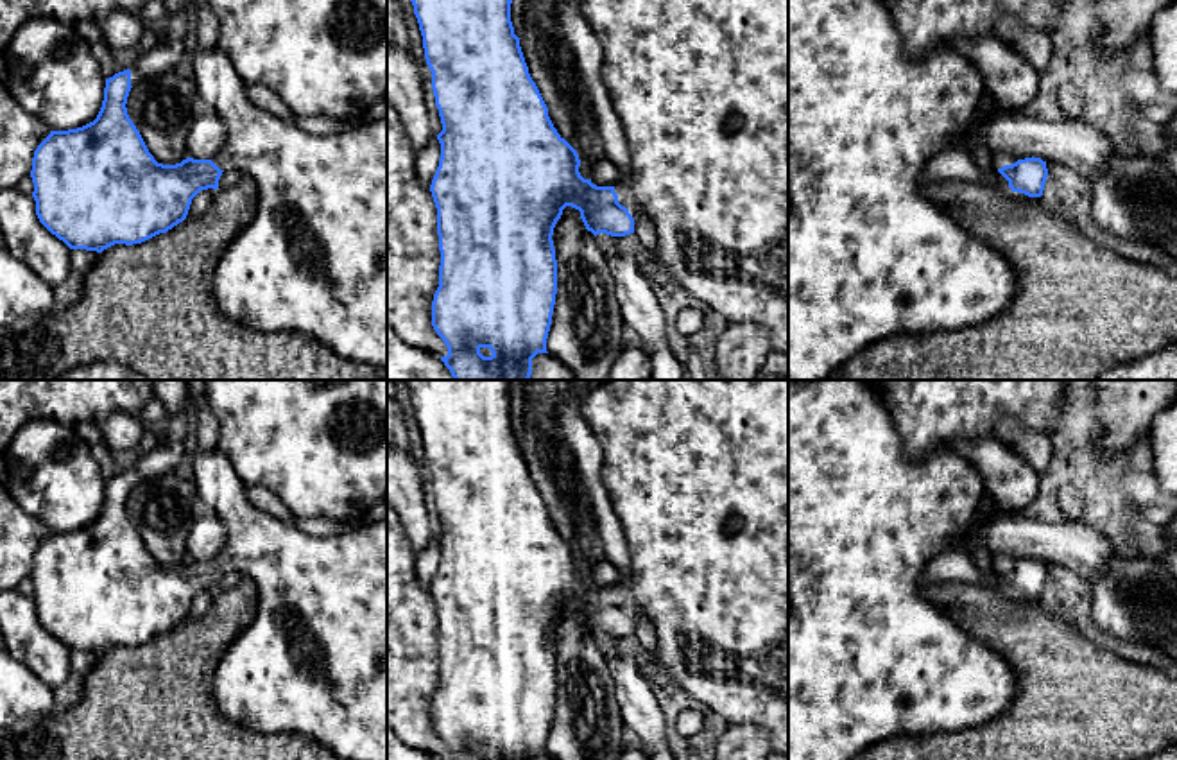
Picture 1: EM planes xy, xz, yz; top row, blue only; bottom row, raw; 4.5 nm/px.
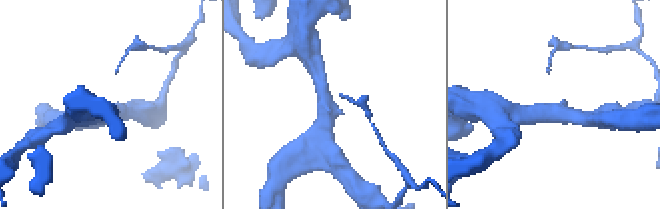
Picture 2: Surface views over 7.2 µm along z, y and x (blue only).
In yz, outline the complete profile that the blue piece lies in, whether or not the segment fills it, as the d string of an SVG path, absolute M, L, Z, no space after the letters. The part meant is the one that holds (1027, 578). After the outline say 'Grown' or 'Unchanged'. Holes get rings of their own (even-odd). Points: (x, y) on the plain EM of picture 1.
M1007 554L992 557L992 568L1009 583L1012 593L1041 599L1048 579L1046 563L1041 559L1016 559Z. Grown

